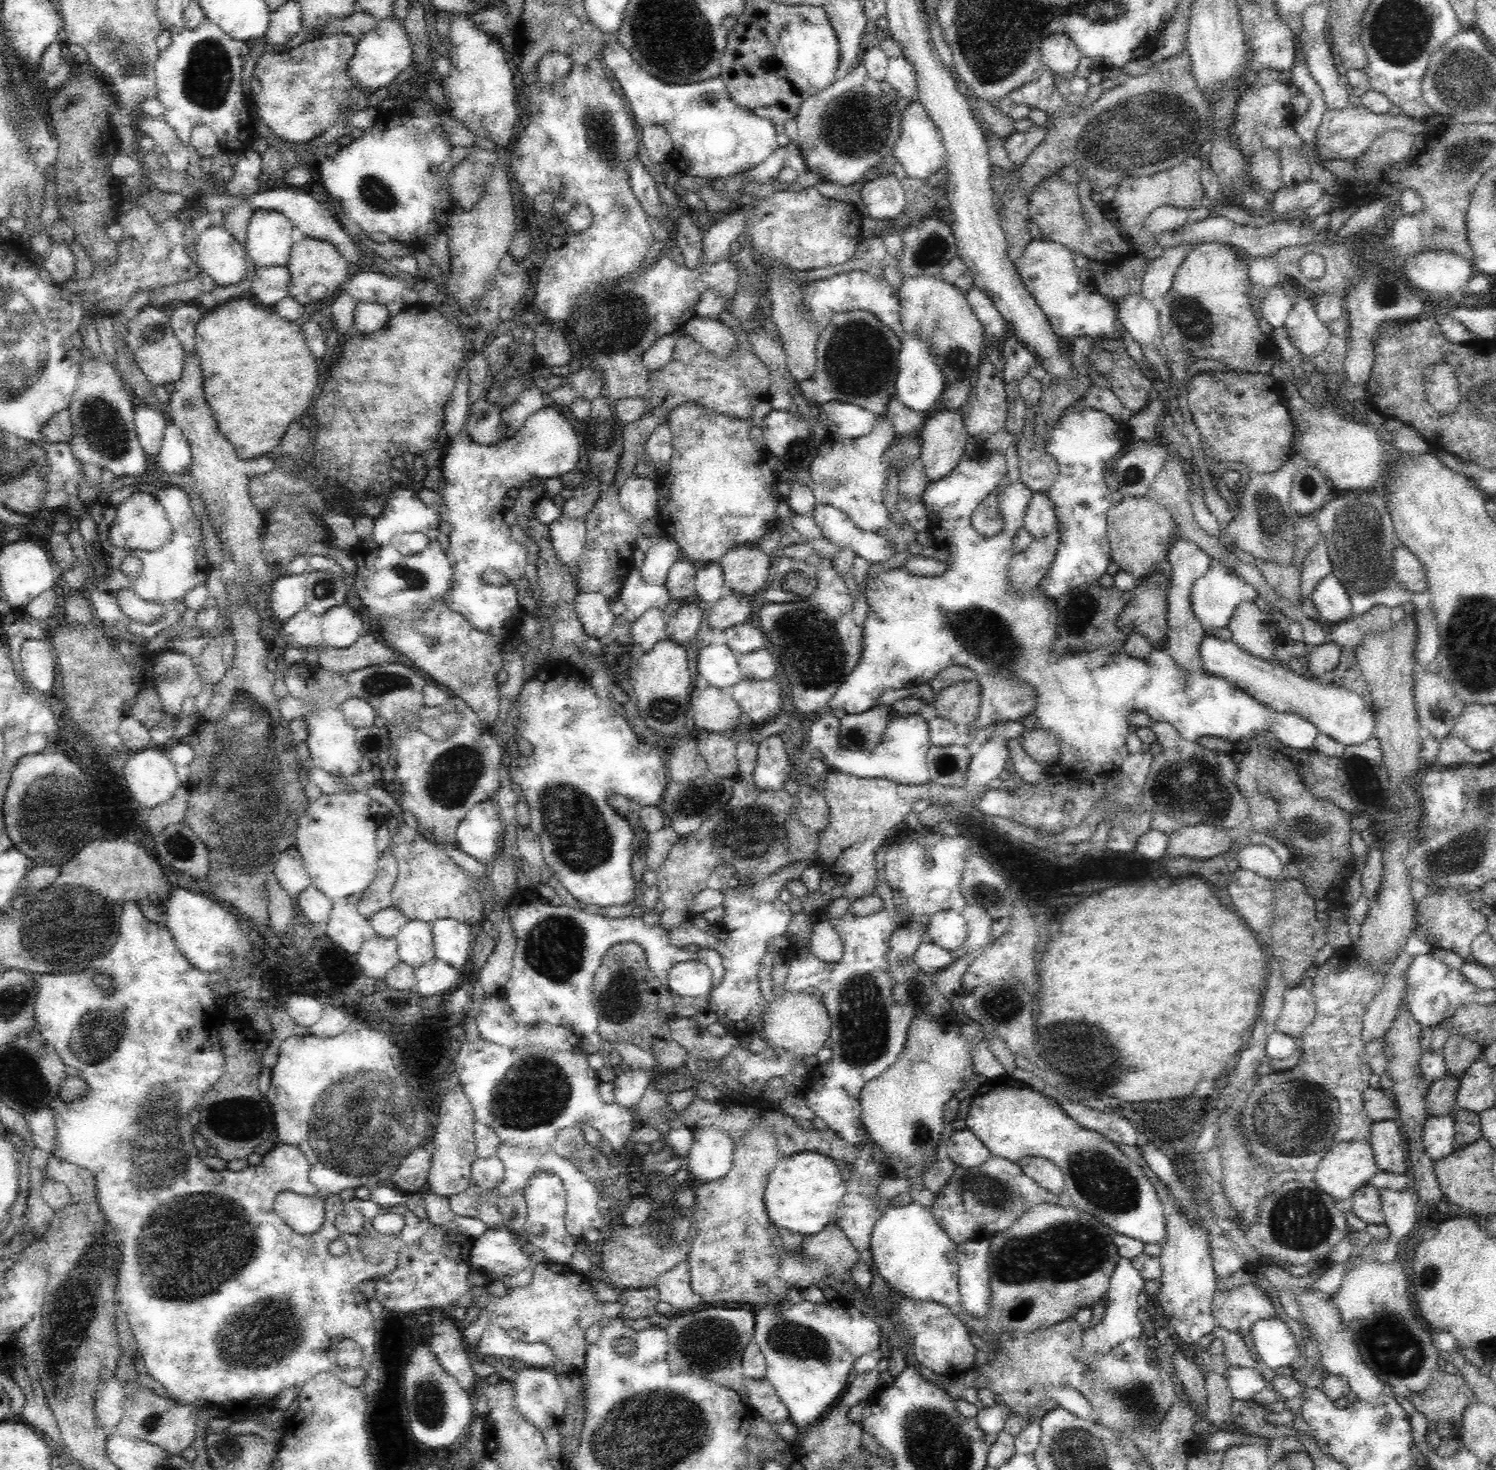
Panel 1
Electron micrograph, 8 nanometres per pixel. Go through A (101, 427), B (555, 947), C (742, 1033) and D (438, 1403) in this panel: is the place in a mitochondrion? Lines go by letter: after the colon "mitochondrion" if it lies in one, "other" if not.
A: mitochondrion
B: mitochondrion
C: other
D: mitochondrion

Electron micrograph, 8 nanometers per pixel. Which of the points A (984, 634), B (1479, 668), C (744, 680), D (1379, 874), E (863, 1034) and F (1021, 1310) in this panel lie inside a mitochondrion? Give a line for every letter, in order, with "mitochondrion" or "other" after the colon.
A: mitochondrion
B: mitochondrion
C: other
D: other
E: mitochondrion
F: mitochondrion

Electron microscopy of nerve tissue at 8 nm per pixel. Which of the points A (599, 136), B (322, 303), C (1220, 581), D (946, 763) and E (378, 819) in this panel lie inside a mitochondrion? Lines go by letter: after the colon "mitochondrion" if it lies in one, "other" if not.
A: mitochondrion
B: other
C: other
D: mitochondrion
E: other

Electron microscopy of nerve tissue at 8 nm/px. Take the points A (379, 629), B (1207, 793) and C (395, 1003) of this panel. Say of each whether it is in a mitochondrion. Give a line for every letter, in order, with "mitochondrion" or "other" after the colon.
A: other
B: mitochondrion
C: other

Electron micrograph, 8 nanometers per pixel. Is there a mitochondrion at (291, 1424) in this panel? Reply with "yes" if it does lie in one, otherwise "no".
no

